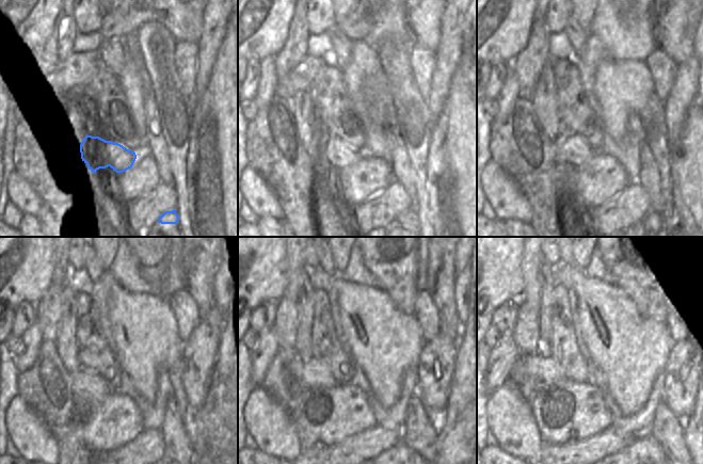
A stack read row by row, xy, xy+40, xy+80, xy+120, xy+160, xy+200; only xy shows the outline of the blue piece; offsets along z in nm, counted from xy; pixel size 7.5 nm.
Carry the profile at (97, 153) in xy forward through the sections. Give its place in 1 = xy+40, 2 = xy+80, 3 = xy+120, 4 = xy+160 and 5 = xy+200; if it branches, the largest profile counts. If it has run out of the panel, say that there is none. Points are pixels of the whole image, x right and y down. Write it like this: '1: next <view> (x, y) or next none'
1: next xy+40 (333, 150)
2: next xy+80 (571, 148)
3: next xy+120 (86, 384)
4: next xy+160 (316, 373)
5: next xy+200 (538, 366)

